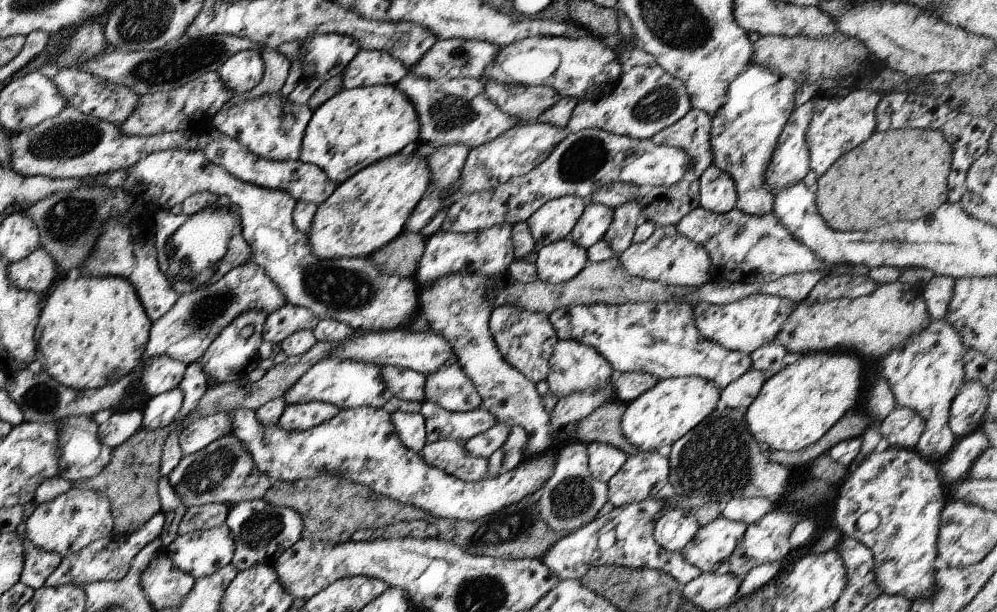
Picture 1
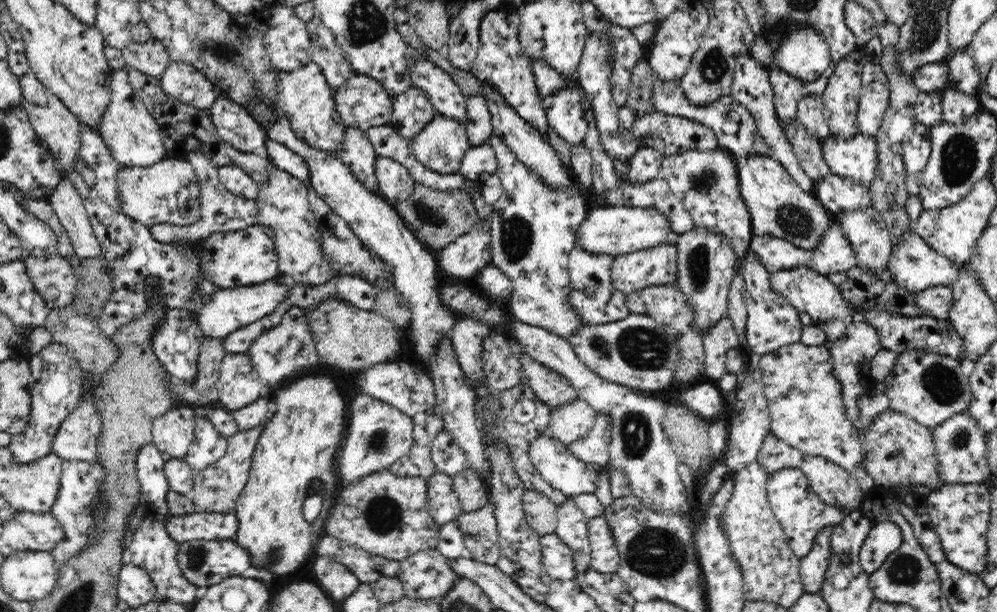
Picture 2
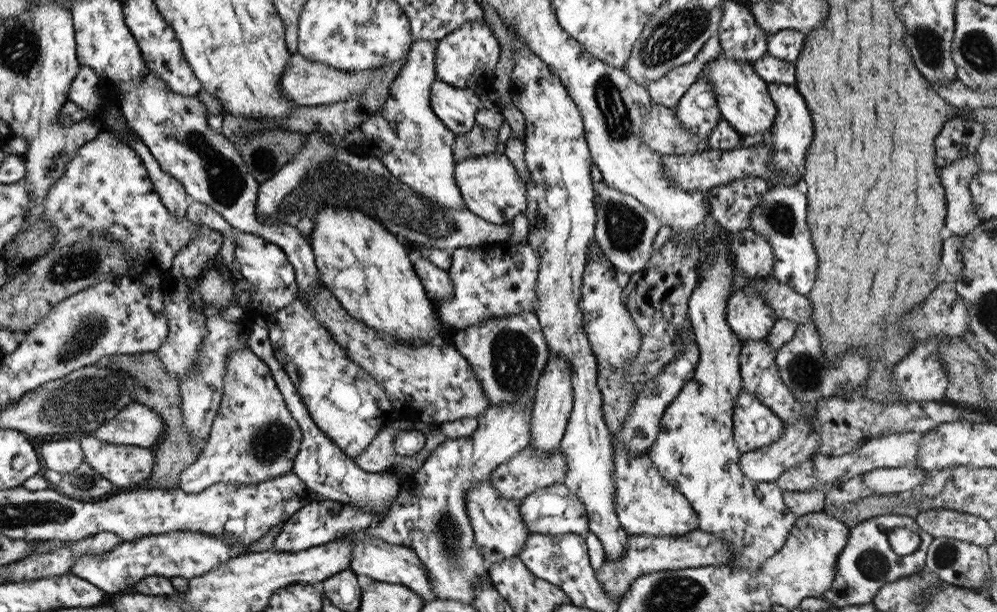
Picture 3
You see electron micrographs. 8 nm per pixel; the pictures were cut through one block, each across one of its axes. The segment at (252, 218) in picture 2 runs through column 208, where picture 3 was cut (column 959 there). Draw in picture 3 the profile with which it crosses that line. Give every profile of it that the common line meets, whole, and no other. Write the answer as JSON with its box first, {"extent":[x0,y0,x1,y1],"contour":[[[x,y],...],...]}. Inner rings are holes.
{"extent":[938,154,980,236],"contour":[[[975,154],[958,158],[949,165],[941,167],[938,177],[944,190],[946,215],[945,233],[953,236],[965,236],[980,221],[980,214],[974,211],[969,195],[969,179],[979,172]]]}

